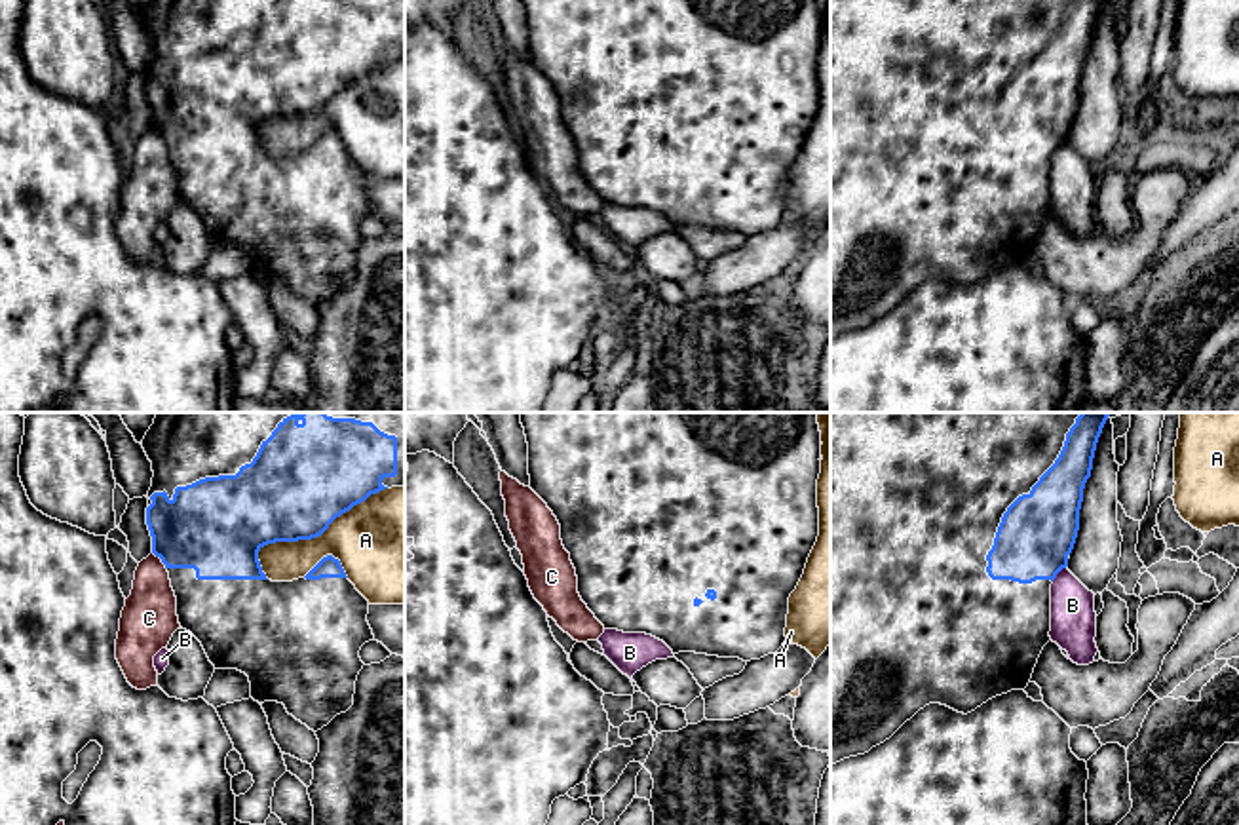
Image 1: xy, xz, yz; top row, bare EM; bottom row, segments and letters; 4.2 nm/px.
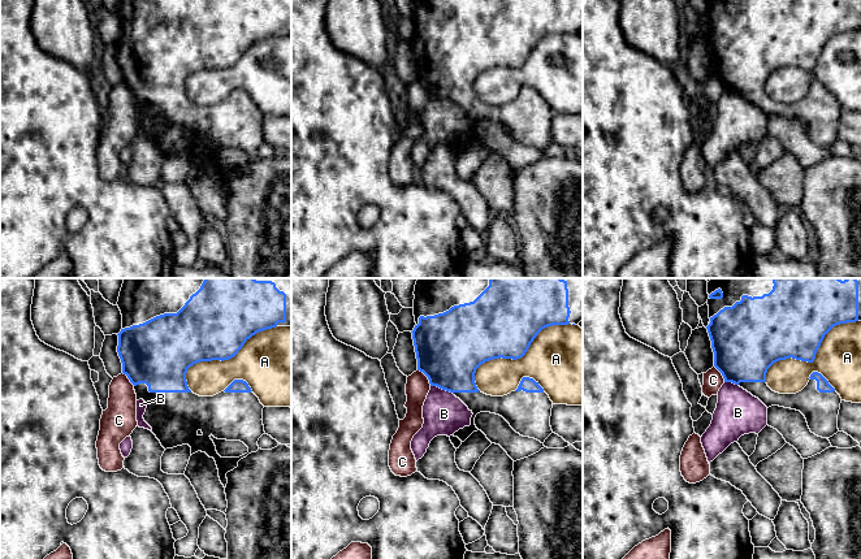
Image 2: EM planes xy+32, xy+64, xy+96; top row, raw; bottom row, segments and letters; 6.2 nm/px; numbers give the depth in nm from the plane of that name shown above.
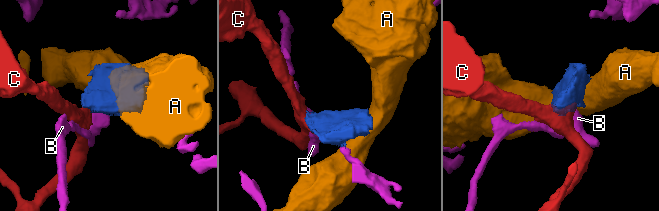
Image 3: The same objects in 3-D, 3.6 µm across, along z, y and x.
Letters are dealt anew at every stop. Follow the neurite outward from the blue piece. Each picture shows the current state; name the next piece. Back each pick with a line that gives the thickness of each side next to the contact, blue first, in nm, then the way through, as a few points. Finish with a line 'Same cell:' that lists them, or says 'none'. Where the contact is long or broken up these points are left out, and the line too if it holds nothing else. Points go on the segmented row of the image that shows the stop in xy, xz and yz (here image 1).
Same cell: none

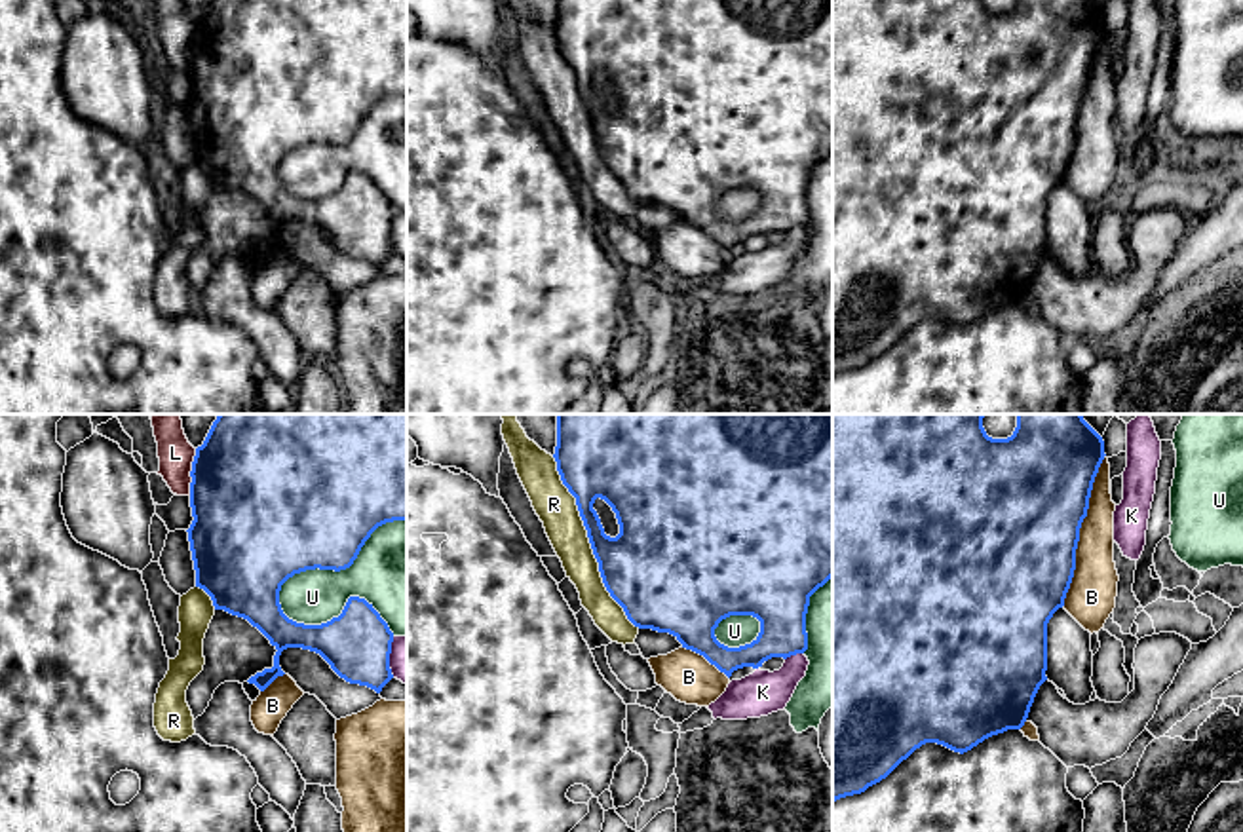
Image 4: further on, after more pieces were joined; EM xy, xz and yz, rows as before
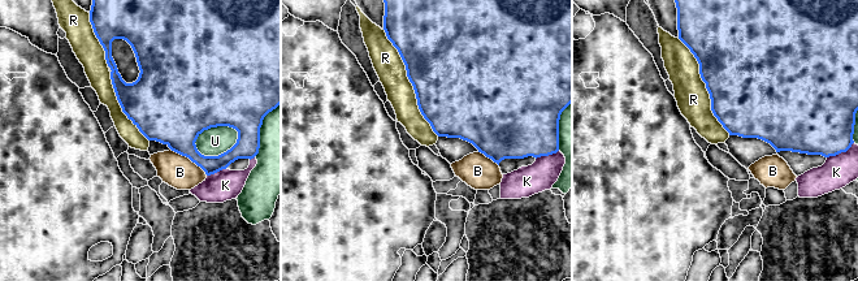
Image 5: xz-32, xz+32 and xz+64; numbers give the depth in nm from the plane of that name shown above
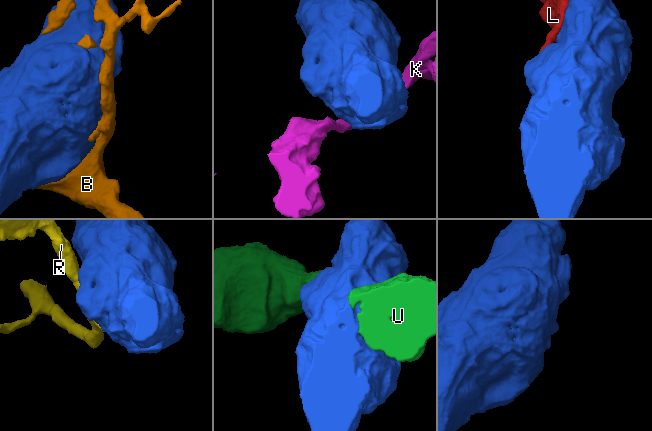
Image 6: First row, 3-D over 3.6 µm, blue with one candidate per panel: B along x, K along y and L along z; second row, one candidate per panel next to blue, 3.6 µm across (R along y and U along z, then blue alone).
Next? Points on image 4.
Same cell: none

